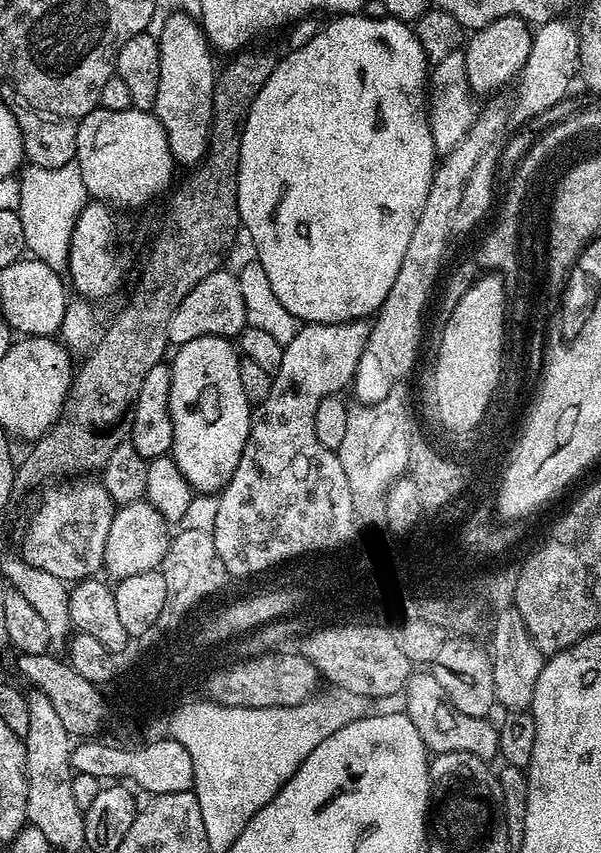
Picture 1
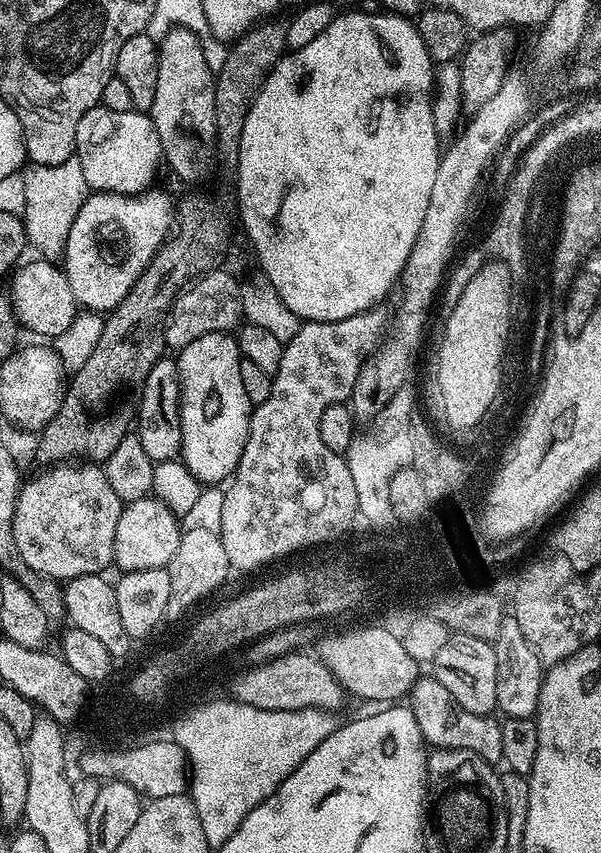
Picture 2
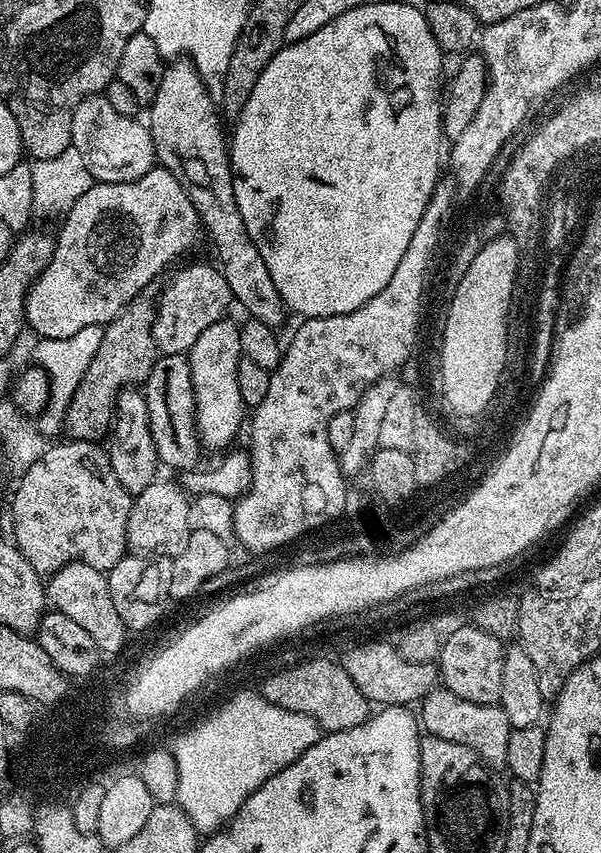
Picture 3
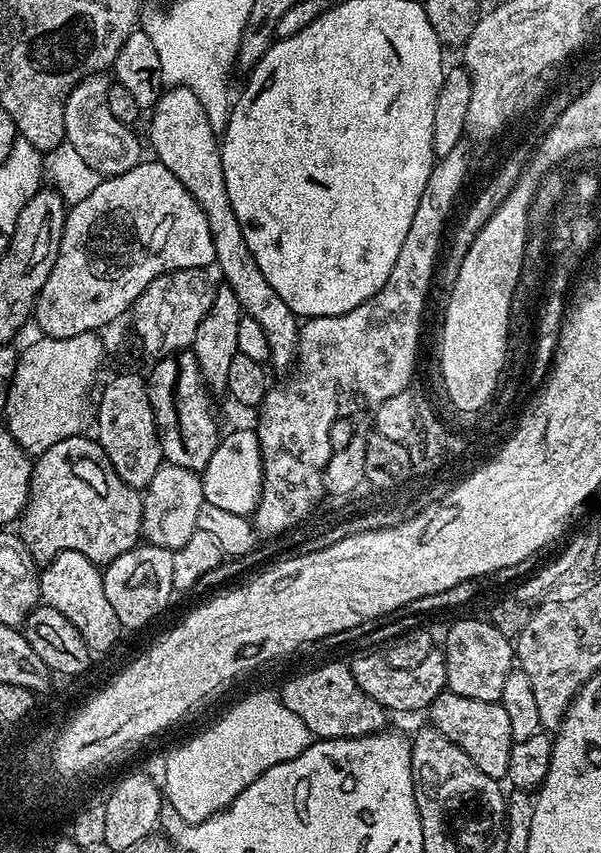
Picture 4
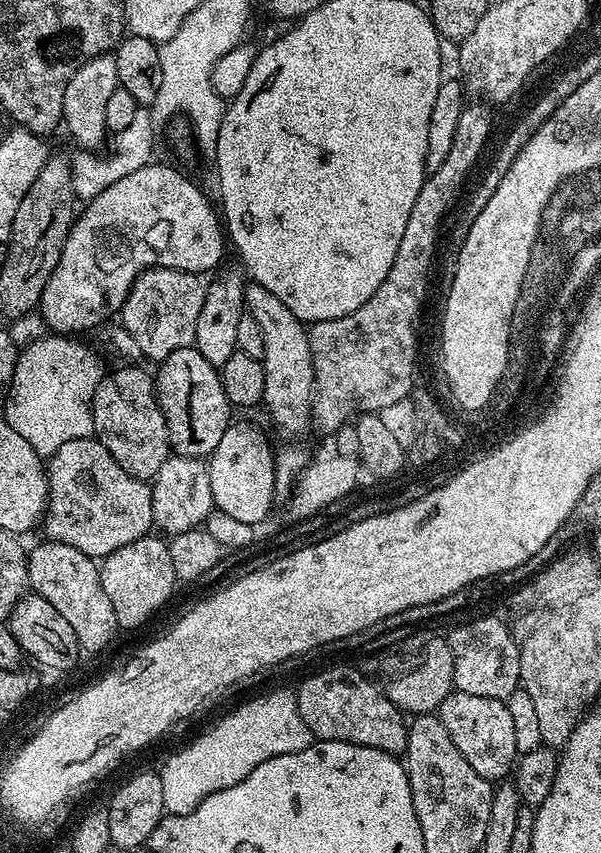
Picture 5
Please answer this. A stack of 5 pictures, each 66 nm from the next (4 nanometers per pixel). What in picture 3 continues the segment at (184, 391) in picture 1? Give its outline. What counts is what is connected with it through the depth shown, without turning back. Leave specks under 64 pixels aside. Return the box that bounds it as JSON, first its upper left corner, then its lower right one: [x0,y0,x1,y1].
[186,328,246,449]

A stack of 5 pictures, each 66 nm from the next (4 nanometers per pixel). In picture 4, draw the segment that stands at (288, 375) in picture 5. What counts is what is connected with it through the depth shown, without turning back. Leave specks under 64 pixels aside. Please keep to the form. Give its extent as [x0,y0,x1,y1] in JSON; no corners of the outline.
[148,86,301,369]

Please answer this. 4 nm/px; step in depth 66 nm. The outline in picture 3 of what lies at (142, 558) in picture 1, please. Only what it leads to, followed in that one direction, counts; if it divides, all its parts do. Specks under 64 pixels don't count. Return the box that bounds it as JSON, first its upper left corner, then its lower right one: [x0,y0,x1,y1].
[126,478,193,558]

